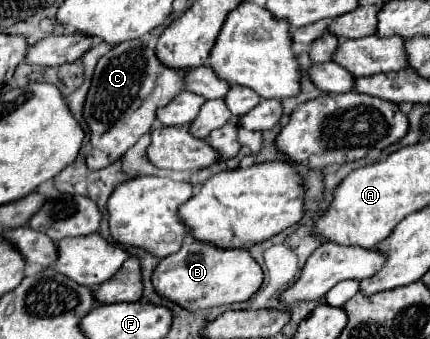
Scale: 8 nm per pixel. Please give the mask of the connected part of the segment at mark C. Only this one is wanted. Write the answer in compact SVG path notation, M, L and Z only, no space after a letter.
M139 39L115 45L103 55L95 67L91 89L85 101L85 121L91 129L91 153L87 155L89 169L103 169L115 163L123 153L137 143L137 139L151 131L157 119L157 109L165 107L183 91L183 75L187 71L175 71L163 67L155 59L155 51L143 45Z

